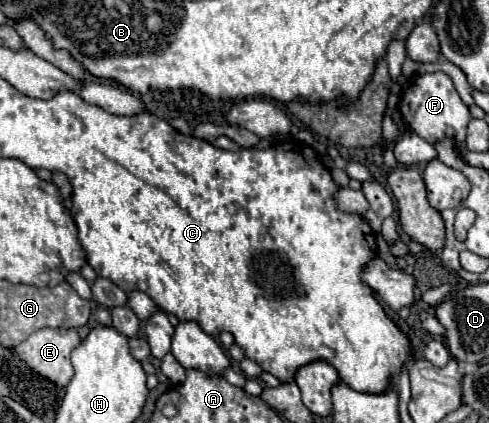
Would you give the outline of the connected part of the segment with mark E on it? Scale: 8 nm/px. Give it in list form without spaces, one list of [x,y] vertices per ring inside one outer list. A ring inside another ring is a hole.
[[[42,328],[26,342],[16,346],[16,354],[26,366],[44,378],[56,382],[58,386],[68,386],[74,378],[74,366],[70,354],[82,342],[76,330],[66,328]]]

